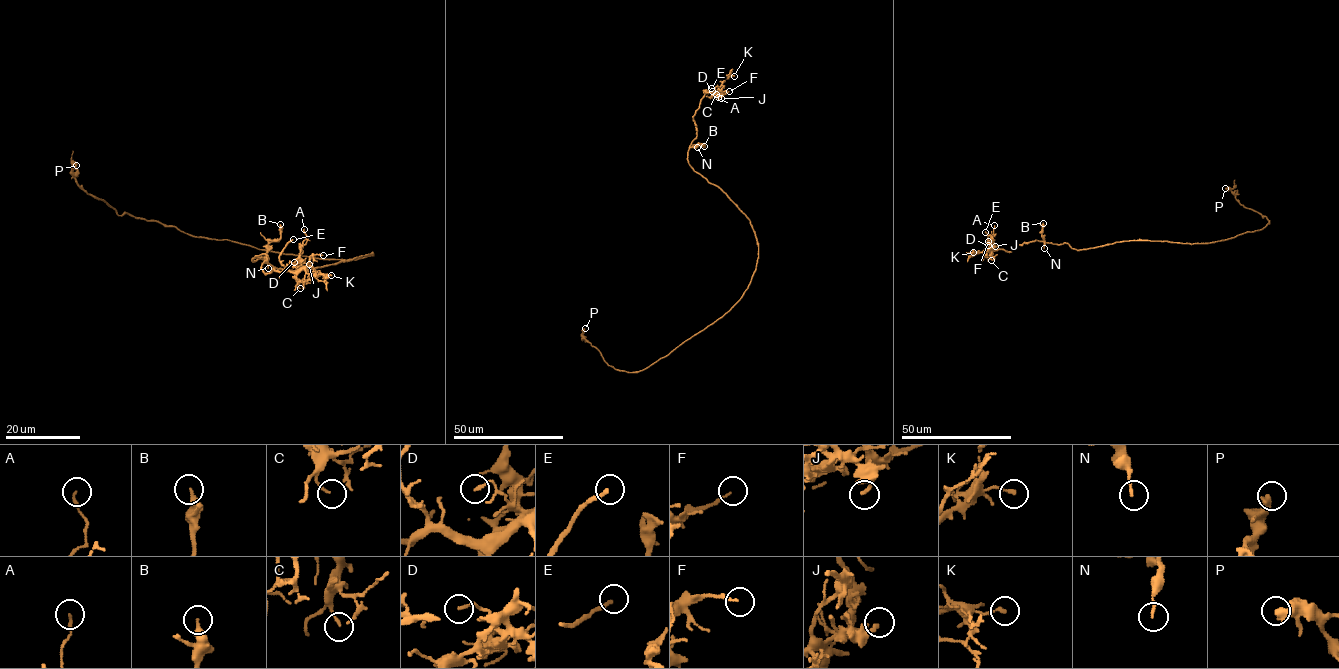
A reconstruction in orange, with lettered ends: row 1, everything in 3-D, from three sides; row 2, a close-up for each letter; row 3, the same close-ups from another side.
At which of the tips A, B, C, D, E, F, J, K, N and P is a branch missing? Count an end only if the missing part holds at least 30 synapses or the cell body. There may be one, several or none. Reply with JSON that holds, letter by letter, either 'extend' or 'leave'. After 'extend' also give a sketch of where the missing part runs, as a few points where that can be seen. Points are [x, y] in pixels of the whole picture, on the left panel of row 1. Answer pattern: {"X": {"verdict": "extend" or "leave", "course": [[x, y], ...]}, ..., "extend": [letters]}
{"A": {"verdict": "leave"}, "B": {"verdict": "leave"}, "C": {"verdict": "leave"}, "D": {"verdict": "leave"}, "E": {"verdict": "extend", "course": [[293, 239], [304, 239], [306, 226], [313, 236], [297, 255], [269, 255], [241, 238], [238, 223]]}, "F": {"verdict": "leave"}, "J": {"verdict": "leave"}, "K": {"verdict": "leave"}, "N": {"verdict": "leave"}, "P": {"verdict": "leave"}, "extend": ["E"]}

